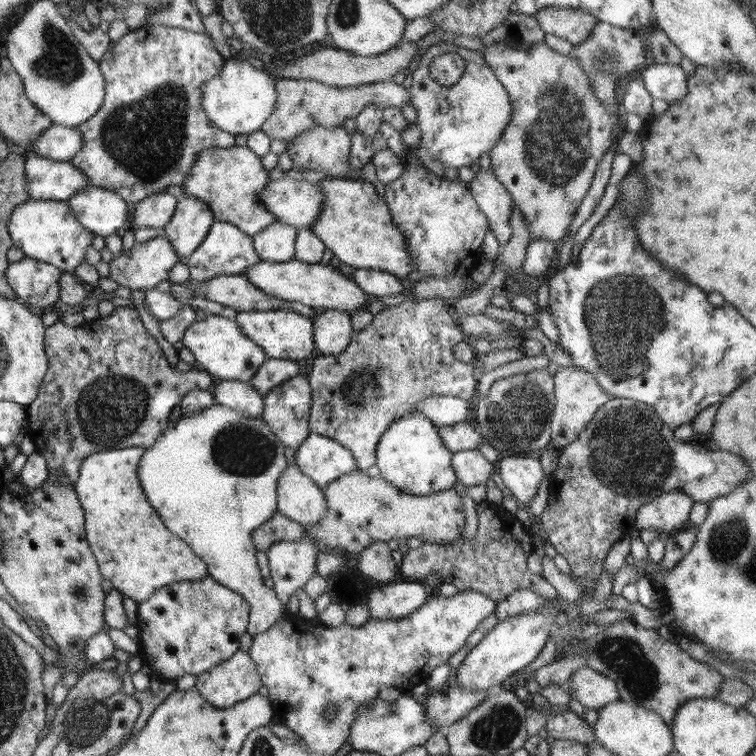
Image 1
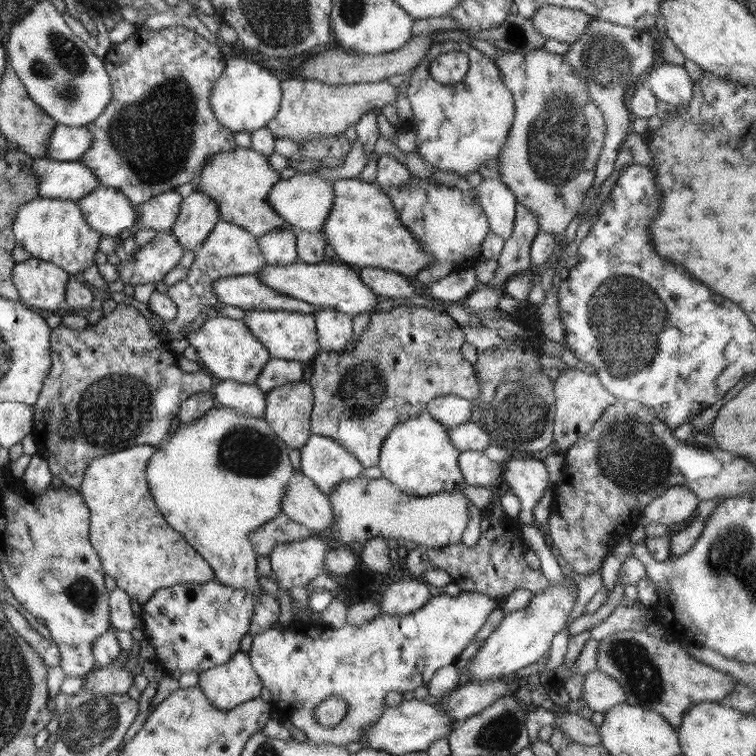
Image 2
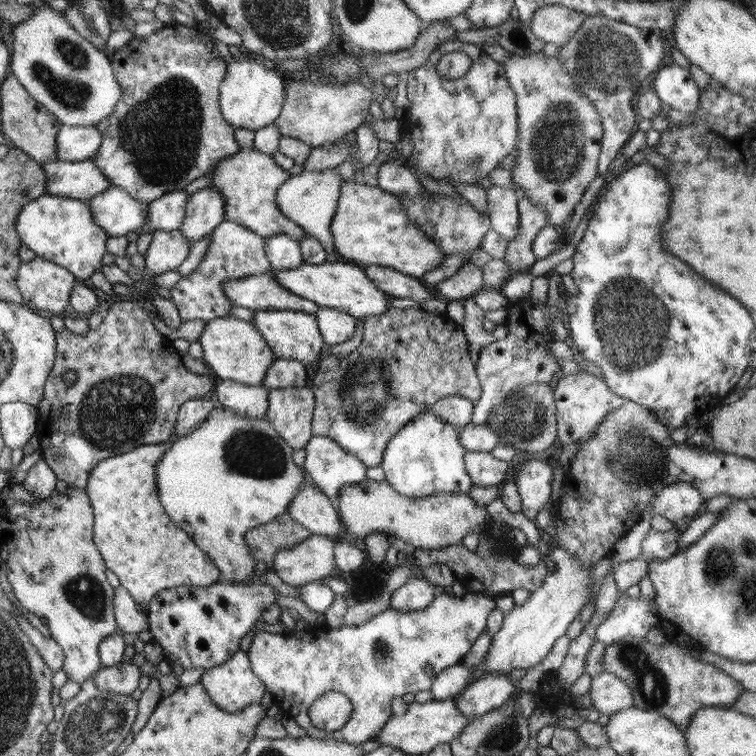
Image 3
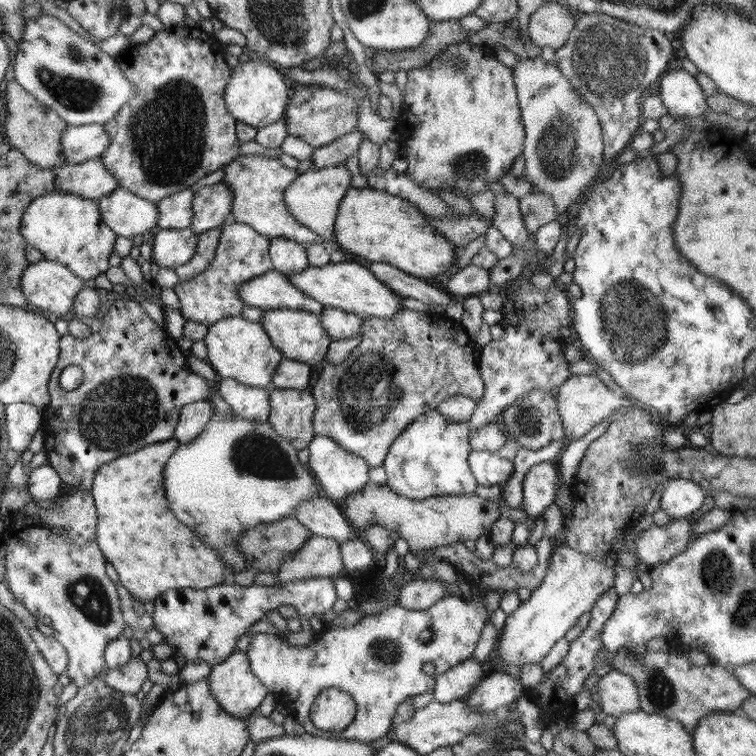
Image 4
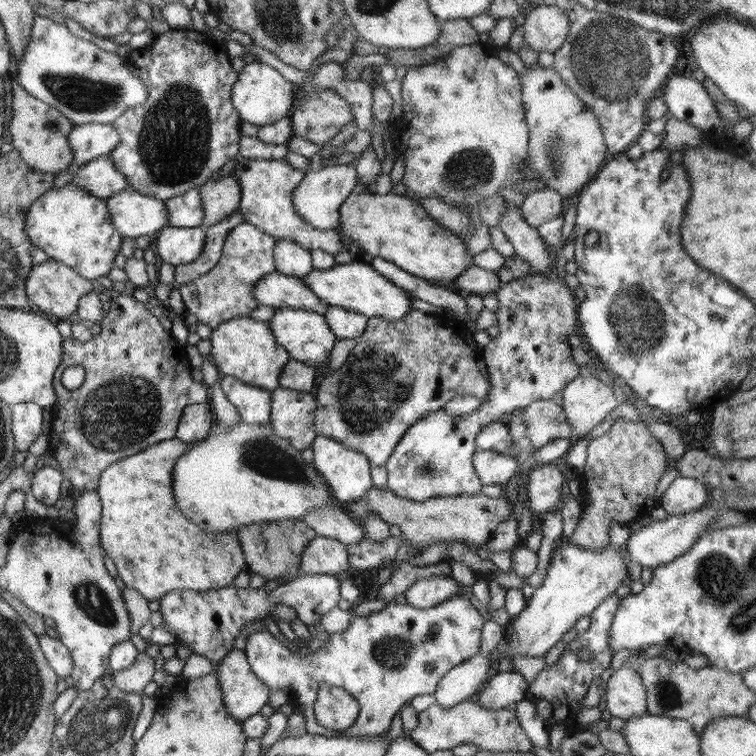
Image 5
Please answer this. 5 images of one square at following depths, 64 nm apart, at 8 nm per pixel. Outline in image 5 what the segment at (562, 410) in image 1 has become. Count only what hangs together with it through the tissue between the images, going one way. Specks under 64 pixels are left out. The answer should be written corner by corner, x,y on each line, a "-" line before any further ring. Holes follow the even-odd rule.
579,374
576,376
570,384
566,385
562,394
562,409
564,409
564,414
568,417
570,425
572,425
572,434
570,434
572,438
588,435
594,430
595,426
601,425
606,416
621,403
614,395
614,389
591,374

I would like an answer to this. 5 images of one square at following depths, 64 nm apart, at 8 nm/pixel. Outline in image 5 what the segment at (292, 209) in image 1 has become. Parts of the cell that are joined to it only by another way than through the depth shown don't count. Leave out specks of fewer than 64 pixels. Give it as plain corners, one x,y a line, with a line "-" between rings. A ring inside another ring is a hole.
350,163
328,165
318,171
306,172
304,179
296,186
292,194
292,201
294,201
294,207
299,216
302,216
303,220
311,224
313,228
319,230
336,228
340,223
339,207
355,189
356,178
356,168

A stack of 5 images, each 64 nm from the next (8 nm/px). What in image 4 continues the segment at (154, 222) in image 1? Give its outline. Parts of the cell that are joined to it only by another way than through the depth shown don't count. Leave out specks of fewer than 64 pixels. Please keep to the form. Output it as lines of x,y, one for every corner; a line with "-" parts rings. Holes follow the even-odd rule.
186,188
158,200
160,219
159,229
178,230
191,227
194,219
192,200
194,200
195,190

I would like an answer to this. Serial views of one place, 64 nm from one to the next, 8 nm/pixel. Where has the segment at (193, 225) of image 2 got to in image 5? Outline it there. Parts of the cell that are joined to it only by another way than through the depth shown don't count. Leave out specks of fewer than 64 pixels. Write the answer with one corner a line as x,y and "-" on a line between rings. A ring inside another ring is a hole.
232,174
222,176
219,180
208,179
198,188
198,193
202,197
205,213
205,220
200,226
204,230
233,214
242,196
240,183

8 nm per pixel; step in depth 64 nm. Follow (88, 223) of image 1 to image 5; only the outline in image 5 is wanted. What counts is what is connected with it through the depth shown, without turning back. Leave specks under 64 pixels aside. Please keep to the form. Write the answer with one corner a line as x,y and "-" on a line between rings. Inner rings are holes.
128,187
118,194
114,194
110,198
106,198
111,213
112,223
116,230
120,231
126,238
140,238
140,236
155,237
160,230
169,226
169,211
163,200
143,195

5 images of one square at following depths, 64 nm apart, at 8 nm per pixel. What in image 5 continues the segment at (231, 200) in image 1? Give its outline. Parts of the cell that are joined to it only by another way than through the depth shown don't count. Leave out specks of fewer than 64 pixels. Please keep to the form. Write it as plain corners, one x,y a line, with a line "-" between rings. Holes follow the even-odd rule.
240,157
240,163
233,168
231,174
240,183
242,196
240,204
238,204
238,210
243,213
245,223
252,224
256,226
256,229
262,230
277,239
295,242
309,251
324,250
328,254
335,255
345,249
351,250
342,241
338,226
329,230
313,228
296,211
292,194
294,194
296,186
304,179
304,171
292,167
287,161

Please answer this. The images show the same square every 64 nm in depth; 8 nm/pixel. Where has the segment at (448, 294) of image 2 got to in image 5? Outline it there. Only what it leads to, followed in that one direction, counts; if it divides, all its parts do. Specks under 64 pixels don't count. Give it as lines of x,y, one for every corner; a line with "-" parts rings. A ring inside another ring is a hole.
472,264
458,278
455,278
454,288
458,294
495,294
502,283
497,271
486,270

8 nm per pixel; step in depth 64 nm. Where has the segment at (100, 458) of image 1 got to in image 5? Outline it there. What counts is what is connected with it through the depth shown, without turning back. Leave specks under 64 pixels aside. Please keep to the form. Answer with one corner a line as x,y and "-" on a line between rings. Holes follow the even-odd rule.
175,438
159,442
148,448
122,458
110,464
102,474
96,492
102,503
100,518
99,542
116,564
118,577
125,582
126,587
138,590
149,602
158,604
164,594
172,590
194,590
205,592
208,590
229,588
234,579
247,569
242,551
242,543
238,539
236,529
220,531
220,533
206,532
198,528
192,520
188,520
178,508
174,499
174,462
186,454
188,444
181,444

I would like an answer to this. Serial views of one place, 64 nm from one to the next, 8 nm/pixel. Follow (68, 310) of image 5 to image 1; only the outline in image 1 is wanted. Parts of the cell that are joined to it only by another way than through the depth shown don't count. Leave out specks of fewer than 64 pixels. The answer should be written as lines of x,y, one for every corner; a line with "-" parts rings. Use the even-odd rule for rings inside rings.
28,257
10,262
6,270
6,281
17,299
24,305
46,310
60,300
60,276
62,270
58,267

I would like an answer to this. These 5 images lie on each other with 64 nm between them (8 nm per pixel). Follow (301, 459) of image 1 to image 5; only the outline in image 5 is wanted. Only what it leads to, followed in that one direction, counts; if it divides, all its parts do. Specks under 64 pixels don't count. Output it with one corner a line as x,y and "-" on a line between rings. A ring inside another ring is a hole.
317,435
312,442
313,450
312,464
316,470
328,483
330,493
336,502
340,505
345,505
352,500
364,497
364,494
373,486
370,461
364,453
350,449
344,446
344,443
336,441
336,439
326,438
326,436

